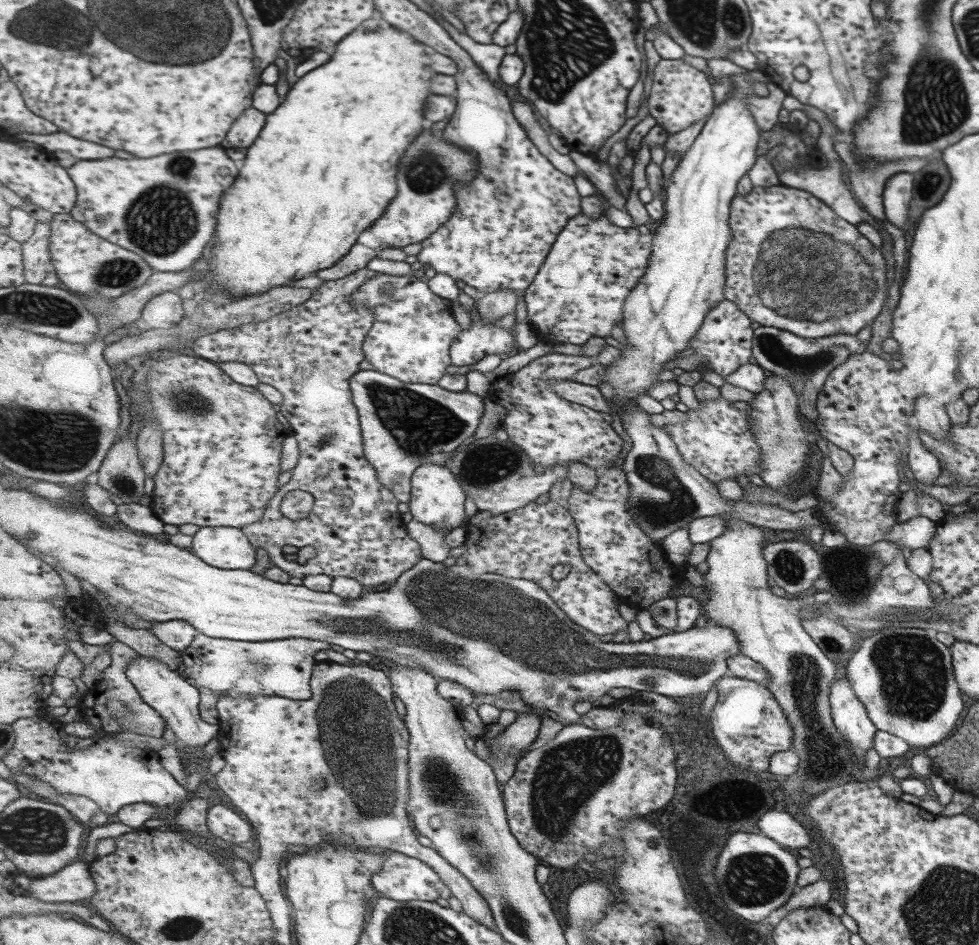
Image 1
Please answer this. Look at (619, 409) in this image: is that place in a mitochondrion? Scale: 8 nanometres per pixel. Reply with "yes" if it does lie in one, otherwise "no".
no

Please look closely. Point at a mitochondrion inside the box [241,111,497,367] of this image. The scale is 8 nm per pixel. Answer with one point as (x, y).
(426, 171)

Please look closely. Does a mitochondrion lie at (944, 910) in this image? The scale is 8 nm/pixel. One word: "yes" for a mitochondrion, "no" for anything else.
yes

